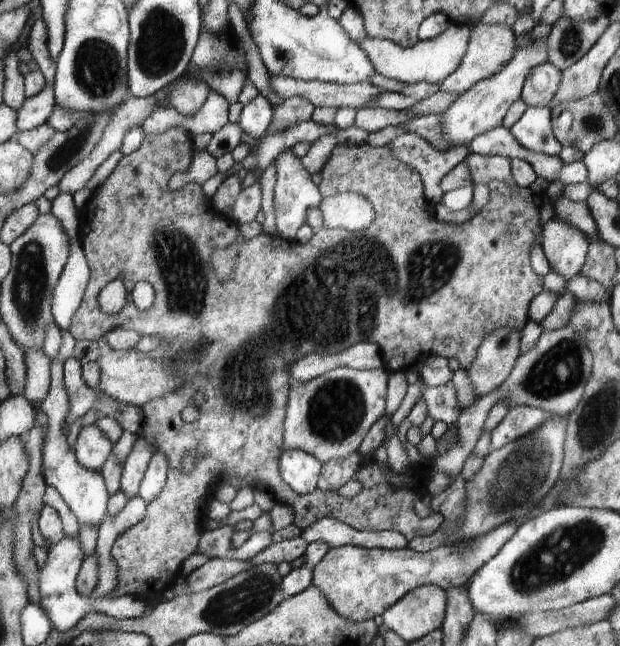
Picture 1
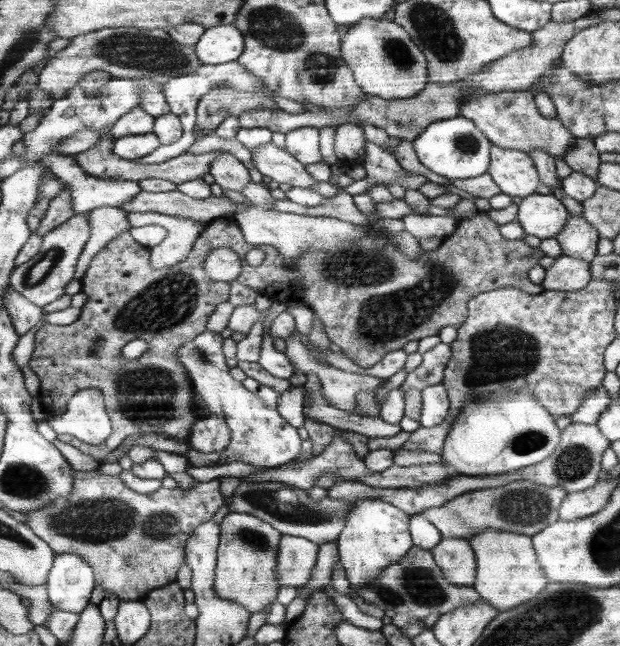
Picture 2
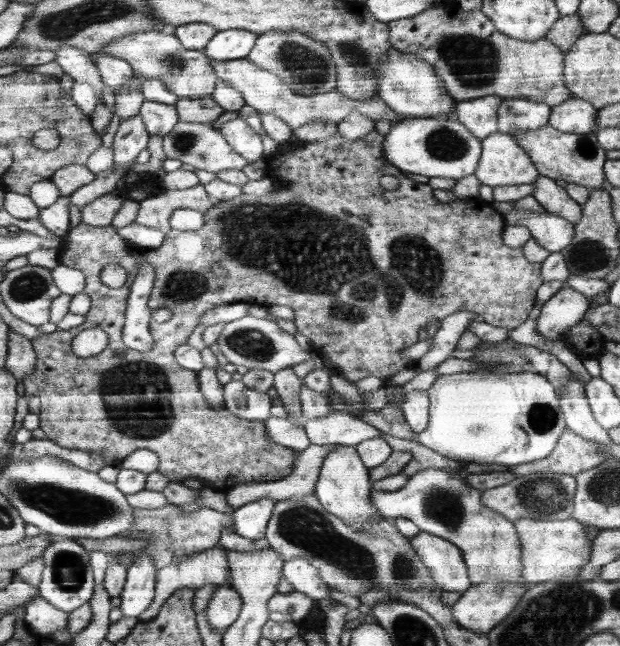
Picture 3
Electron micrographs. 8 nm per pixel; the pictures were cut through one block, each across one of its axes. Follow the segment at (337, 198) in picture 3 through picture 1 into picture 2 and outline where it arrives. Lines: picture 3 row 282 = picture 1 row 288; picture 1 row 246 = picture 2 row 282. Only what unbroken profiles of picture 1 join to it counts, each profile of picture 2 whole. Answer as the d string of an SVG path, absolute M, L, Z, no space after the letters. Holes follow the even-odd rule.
M480 212L472 218L460 220L456 230L443 240L440 248L424 251L417 260L406 256L393 245L390 235L381 233L357 239L340 240L334 237L327 241L314 241L309 251L298 257L294 264L288 264L283 253L275 246L248 244L239 224L232 217L223 216L205 225L182 262L172 268L158 270L150 264L150 248L140 244L130 231L124 231L94 258L83 279L83 292L90 296L90 301L83 309L82 318L68 326L56 326L47 322L38 329L37 348L29 365L42 379L40 396L45 407L52 408L56 416L66 415L76 393L89 388L101 388L114 427L112 436L102 444L90 444L67 434L60 435L60 440L73 444L82 452L100 460L109 457L125 444L126 439L136 434L166 434L174 440L189 442L192 425L196 422L192 414L192 397L196 392L190 374L180 360L180 350L196 339L196 336L207 331L208 319L216 306L229 300L231 284L208 279L204 270L204 261L215 248L231 248L237 252L242 266L237 282L253 288L258 295L285 303L291 294L298 290L304 291L302 302L311 308L313 315L323 325L328 342L334 343L352 362L364 368L378 364L388 352L400 350L410 341L438 335L447 326L460 327L467 320L467 306L470 301L484 292L512 287L532 295L542 293L542 286L528 280L528 272L530 268L538 266L538 262L542 262L547 255L541 247L532 248L523 239L505 238L502 228L487 213ZM252 248L260 248L265 254L262 264L258 266L250 266L245 259ZM138 338L150 344L150 351L142 358L125 361L122 355L124 348Z

